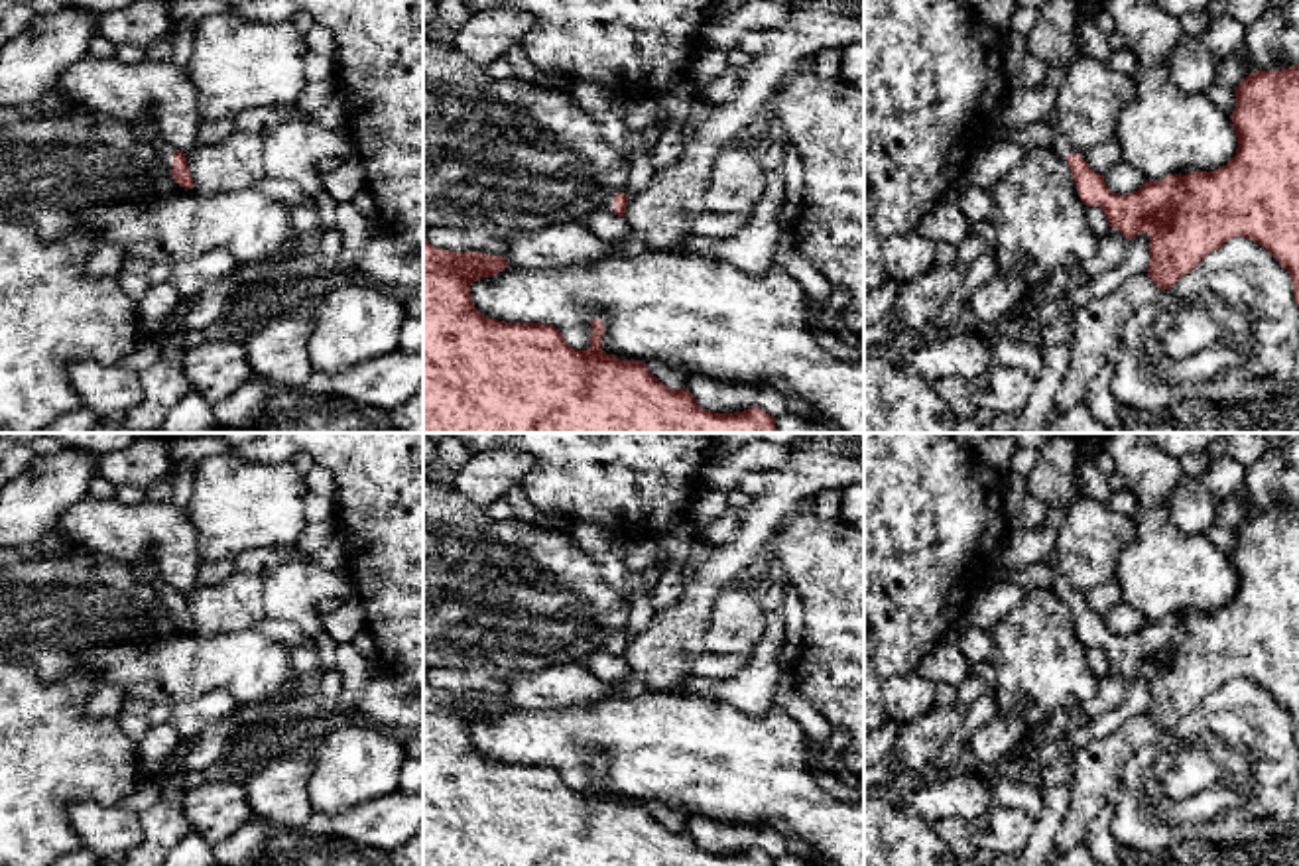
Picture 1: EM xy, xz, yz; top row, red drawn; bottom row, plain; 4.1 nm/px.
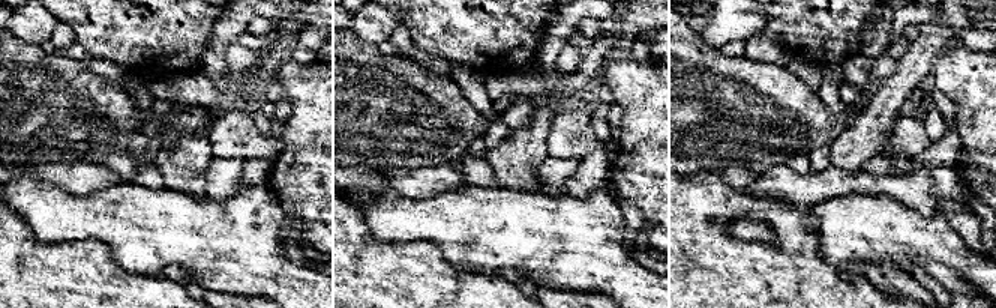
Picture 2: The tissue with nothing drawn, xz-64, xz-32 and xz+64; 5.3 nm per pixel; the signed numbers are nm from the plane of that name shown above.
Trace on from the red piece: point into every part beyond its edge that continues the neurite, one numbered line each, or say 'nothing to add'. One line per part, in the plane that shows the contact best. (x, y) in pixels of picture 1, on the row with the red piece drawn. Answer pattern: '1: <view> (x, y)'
1: yz (1061, 146)

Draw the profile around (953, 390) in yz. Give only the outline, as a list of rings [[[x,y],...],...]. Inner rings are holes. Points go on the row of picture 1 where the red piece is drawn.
[[[941,378],[931,382],[931,386],[953,407],[957,417],[972,417],[976,413],[978,407],[970,400],[964,380]]]

